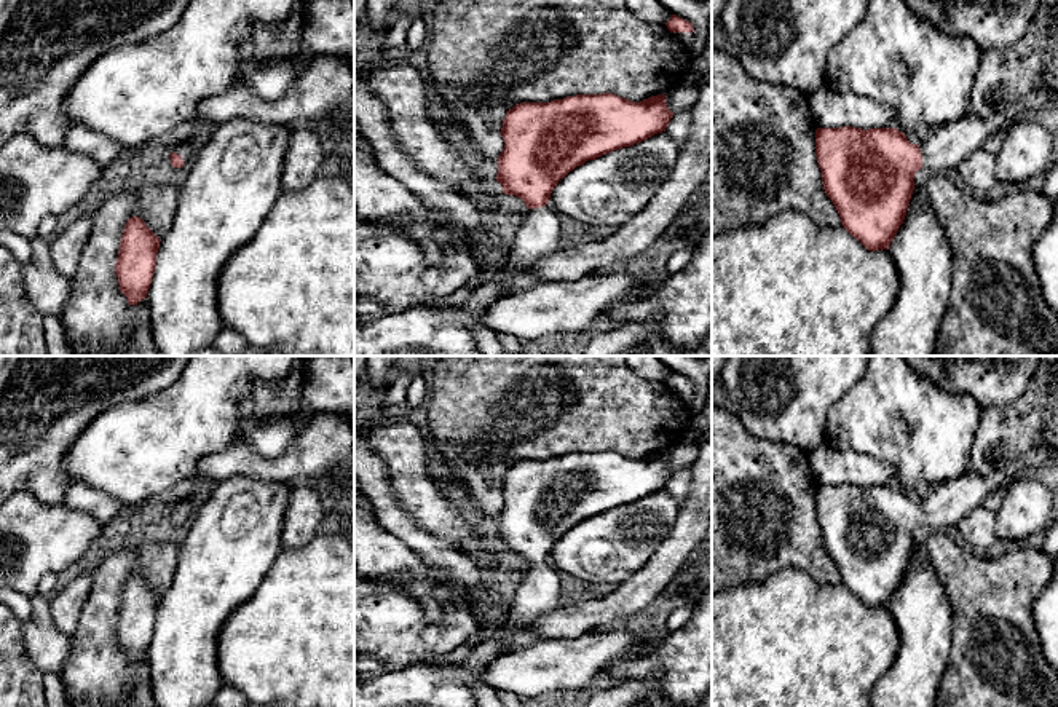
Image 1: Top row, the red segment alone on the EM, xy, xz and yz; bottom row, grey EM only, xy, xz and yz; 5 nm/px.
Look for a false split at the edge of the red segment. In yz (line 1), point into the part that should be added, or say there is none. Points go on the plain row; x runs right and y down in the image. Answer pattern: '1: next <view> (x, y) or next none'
1: next yz (947, 505)

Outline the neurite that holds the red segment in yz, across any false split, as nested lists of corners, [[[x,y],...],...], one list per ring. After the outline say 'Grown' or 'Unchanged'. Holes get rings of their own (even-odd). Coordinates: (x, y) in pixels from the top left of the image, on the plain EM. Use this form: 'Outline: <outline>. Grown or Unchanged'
Outline: [[[1040,445],[988,477],[967,471],[932,487],[919,501],[911,501],[897,485],[817,485],[815,514],[822,528],[823,547],[835,562],[841,583],[854,595],[868,608],[889,606],[905,578],[918,527],[922,523],[937,530],[954,527],[972,511],[981,508],[996,488],[1009,488],[1018,479],[1029,476],[1032,469],[1050,461],[1058,463],[1058,448]]]. Grown

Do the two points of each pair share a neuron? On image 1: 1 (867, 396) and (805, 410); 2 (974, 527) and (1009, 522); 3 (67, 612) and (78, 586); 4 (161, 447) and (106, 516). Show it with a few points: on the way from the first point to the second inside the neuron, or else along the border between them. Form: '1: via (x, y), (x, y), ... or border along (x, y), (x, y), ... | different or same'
1: border along (860, 379), (829, 410), (824, 441) | different
2: border along (994, 514), (998, 538) | different
3: via (67, 605), (77, 592) | same
4: border along (83, 482), (114, 497), (126, 513) | different

